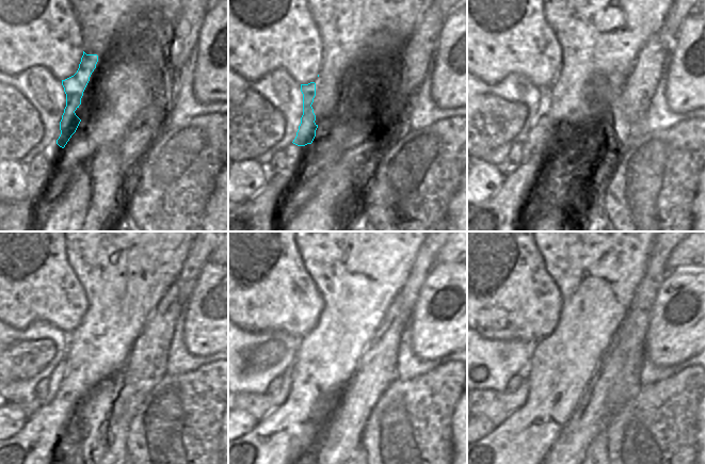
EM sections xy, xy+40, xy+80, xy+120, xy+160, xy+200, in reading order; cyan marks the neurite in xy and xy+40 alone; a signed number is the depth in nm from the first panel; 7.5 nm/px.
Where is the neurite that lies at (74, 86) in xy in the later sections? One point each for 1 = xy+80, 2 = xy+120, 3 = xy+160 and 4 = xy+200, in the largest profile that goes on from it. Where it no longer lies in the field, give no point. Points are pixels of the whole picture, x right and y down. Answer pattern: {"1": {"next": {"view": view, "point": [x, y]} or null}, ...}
{"1": {"next": {"view": "xy+80", "point": [538, 137]}}, "2": {"next": {"view": "xy+120", "point": [28, 408]}}, "3": {"next": {"view": "xy+160", "point": [259, 405]}}, "4": {"next": {"view": "xy+200", "point": [497, 406]}}}

